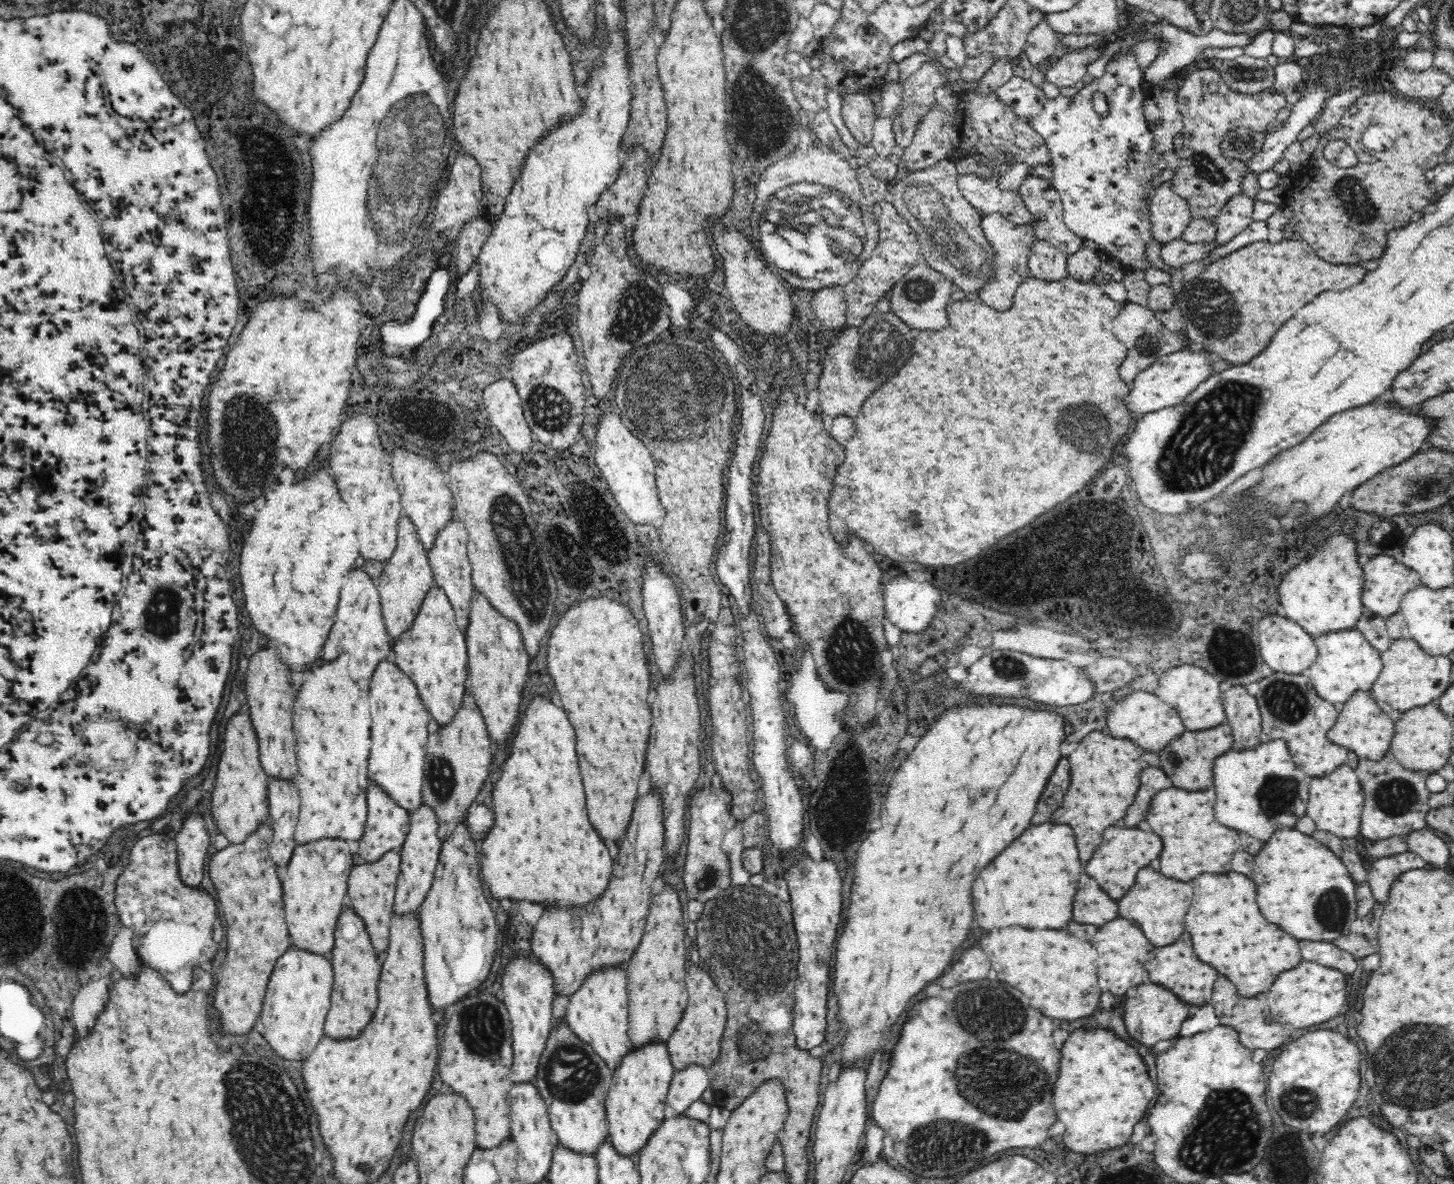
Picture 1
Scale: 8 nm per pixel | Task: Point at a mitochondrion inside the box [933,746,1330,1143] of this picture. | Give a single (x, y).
(1000, 1082)

